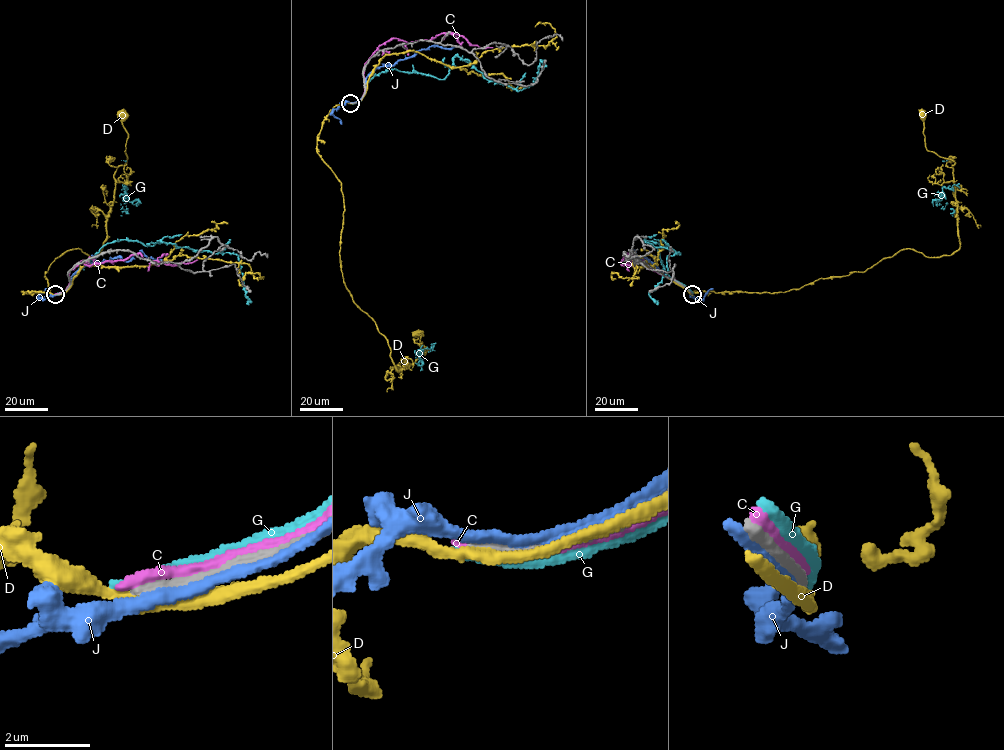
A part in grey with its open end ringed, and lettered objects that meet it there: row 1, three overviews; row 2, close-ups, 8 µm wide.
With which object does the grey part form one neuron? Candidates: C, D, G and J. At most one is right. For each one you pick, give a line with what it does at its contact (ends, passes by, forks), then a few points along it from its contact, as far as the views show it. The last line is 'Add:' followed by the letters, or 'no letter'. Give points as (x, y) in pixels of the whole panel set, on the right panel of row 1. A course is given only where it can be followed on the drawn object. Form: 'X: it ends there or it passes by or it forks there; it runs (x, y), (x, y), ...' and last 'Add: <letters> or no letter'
Add: no letter

